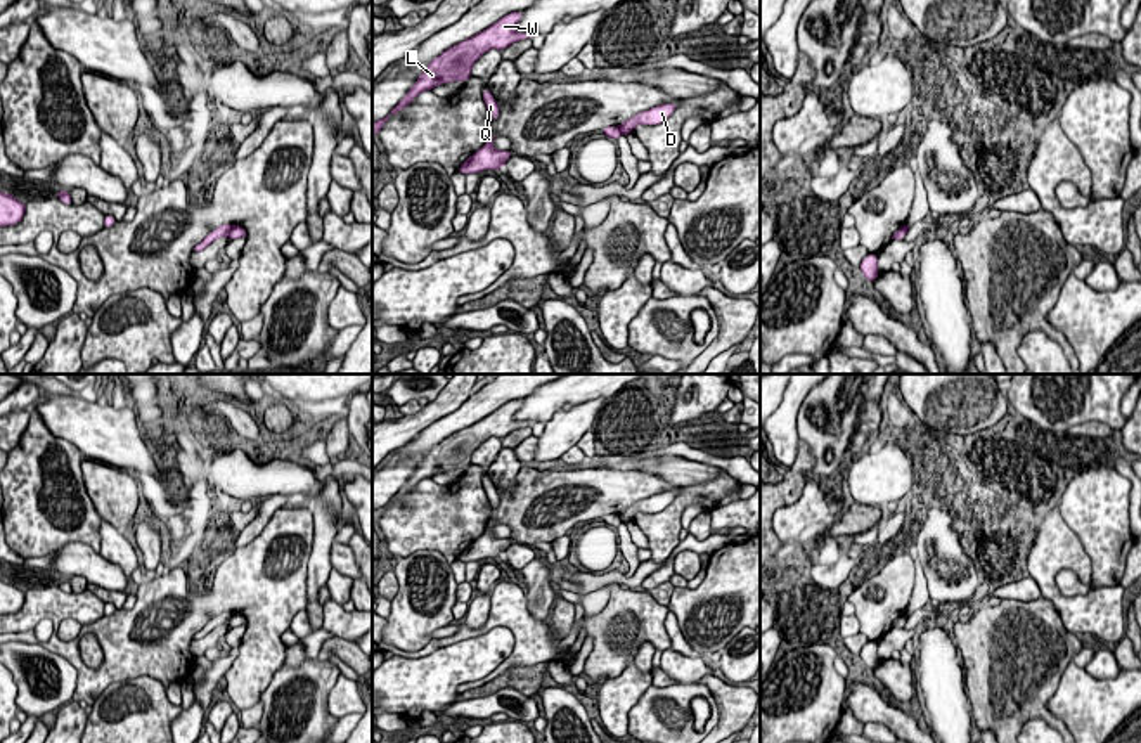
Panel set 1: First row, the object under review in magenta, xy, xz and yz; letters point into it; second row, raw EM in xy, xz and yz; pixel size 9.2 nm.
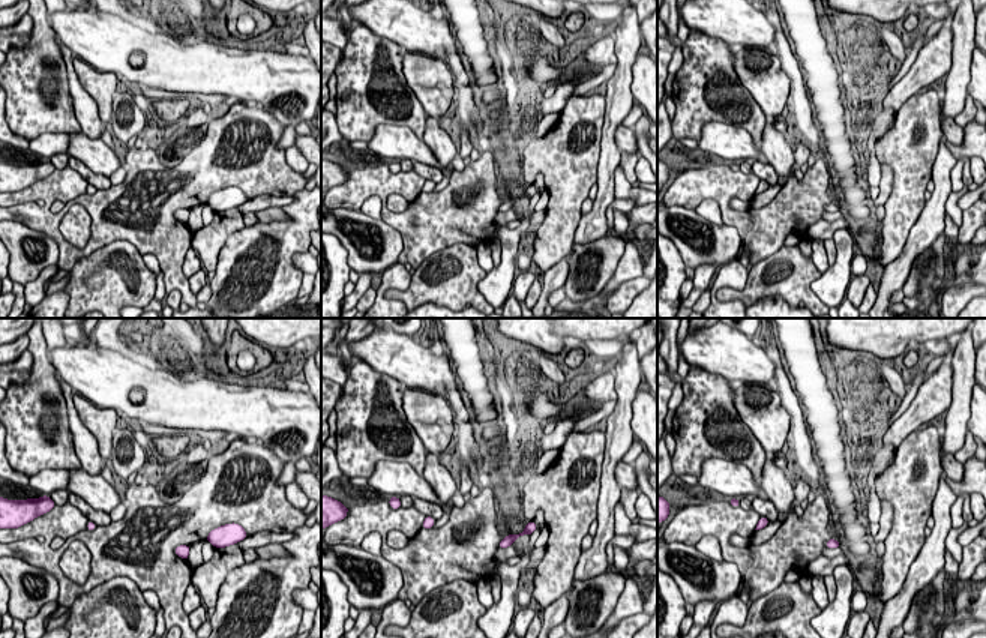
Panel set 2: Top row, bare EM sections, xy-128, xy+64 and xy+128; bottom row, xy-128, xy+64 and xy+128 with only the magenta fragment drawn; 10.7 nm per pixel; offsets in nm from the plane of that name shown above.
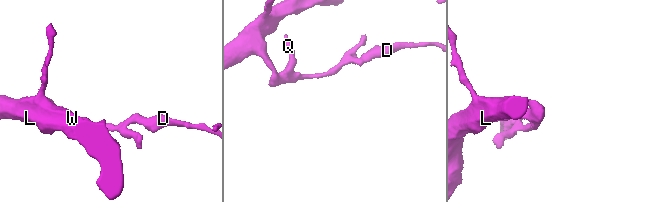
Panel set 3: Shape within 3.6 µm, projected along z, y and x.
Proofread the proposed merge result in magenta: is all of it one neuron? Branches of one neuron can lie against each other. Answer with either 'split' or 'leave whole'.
split

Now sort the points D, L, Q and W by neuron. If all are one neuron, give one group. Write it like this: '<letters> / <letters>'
D / L Q W

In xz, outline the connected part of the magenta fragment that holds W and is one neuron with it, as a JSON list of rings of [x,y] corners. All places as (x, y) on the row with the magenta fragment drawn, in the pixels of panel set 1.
[[[523,10],[509,12],[487,29],[452,45],[435,57],[419,74],[417,81],[409,88],[407,95],[391,109],[386,118],[372,123],[372,137],[379,133],[391,114],[400,113],[414,102],[424,90],[433,90],[436,85],[450,81],[466,81],[471,78],[473,64],[490,48],[504,50],[511,43],[532,38],[532,33],[516,33],[514,26],[521,19]]]

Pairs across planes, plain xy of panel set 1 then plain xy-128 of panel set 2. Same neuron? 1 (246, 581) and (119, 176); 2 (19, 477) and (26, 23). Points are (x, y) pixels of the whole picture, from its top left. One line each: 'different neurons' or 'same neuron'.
1: different neurons
2: different neurons

